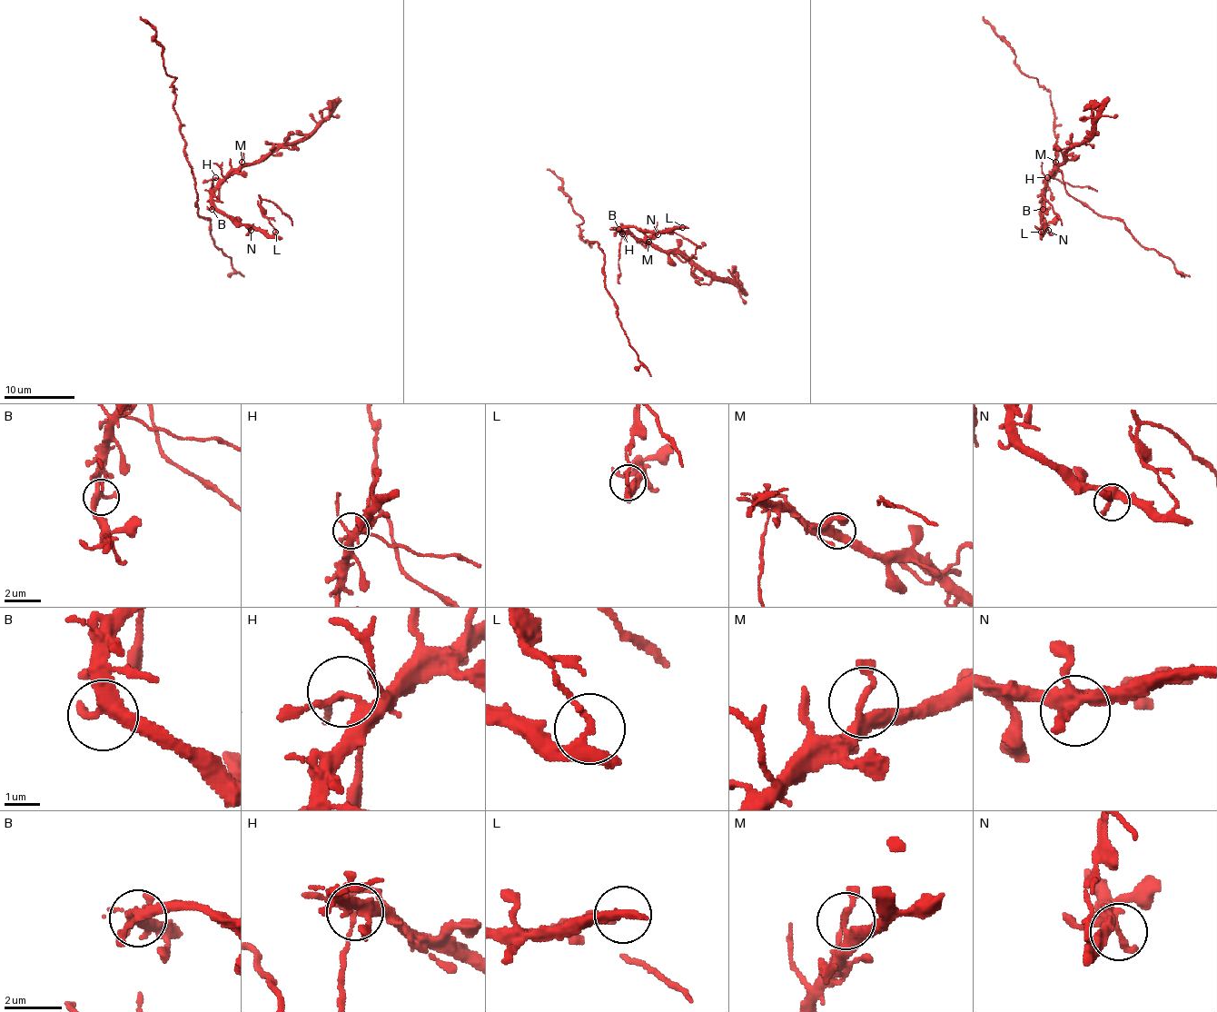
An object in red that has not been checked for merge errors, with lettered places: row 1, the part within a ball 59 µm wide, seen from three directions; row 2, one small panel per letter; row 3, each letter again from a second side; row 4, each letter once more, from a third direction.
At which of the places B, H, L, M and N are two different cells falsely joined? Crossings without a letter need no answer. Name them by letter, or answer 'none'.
H, L

